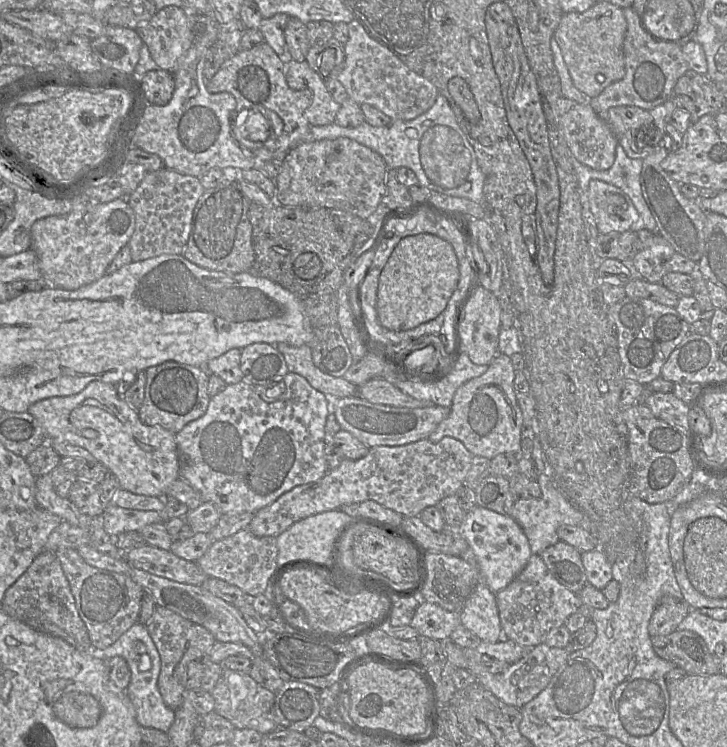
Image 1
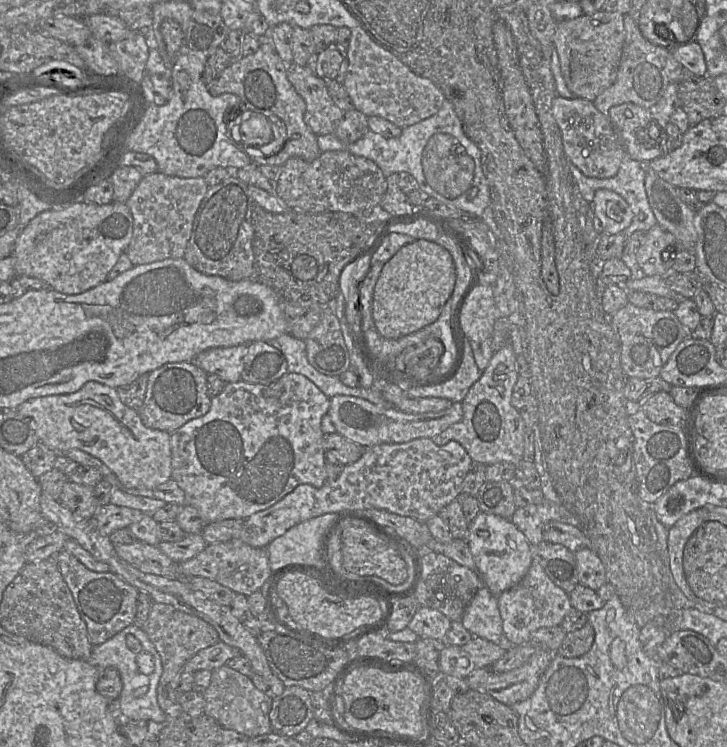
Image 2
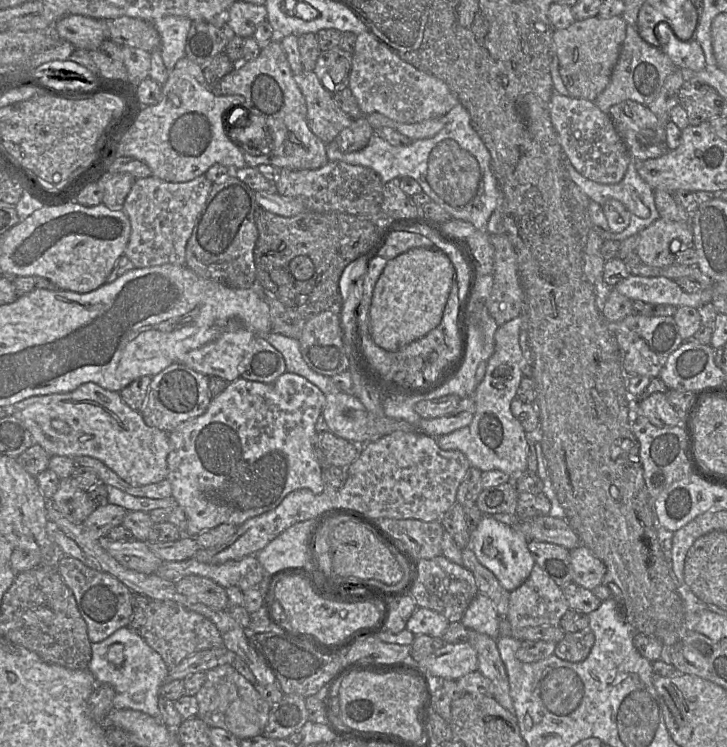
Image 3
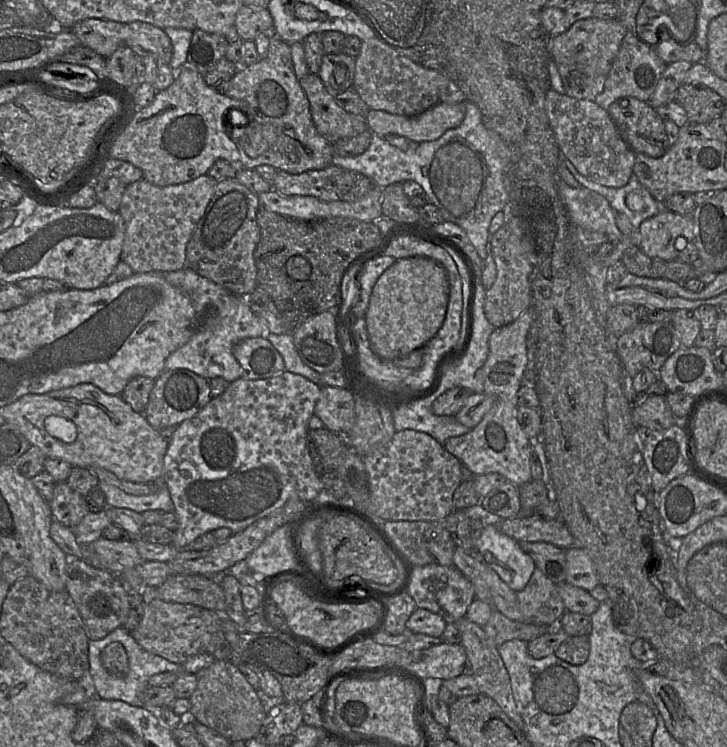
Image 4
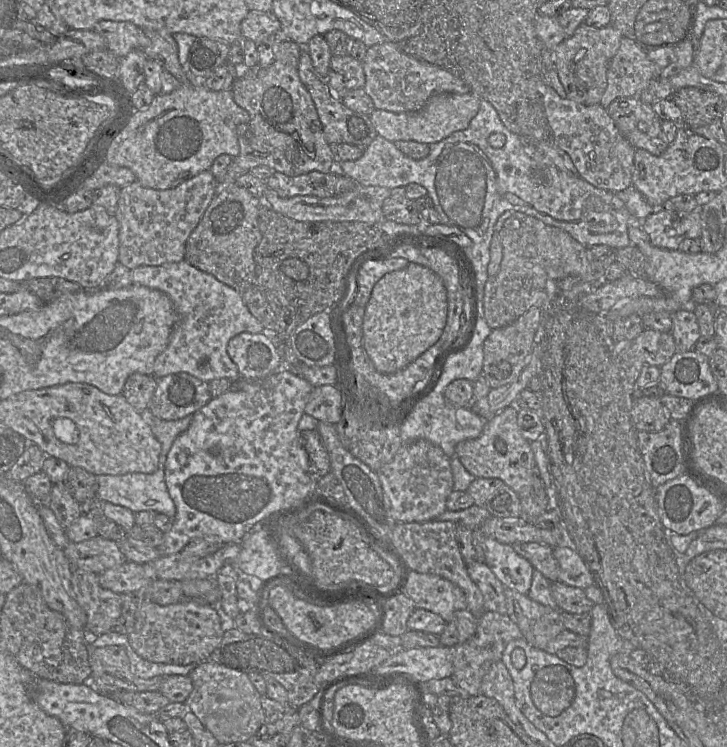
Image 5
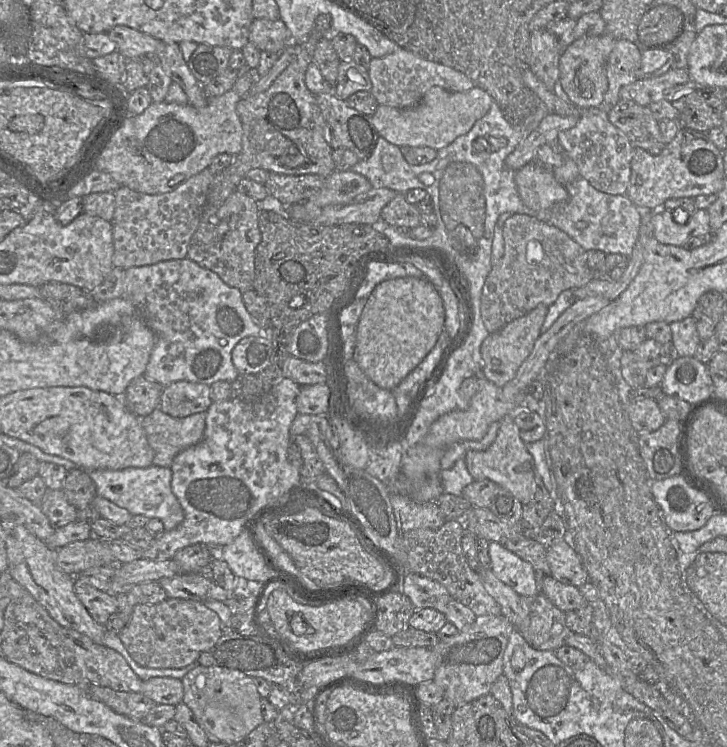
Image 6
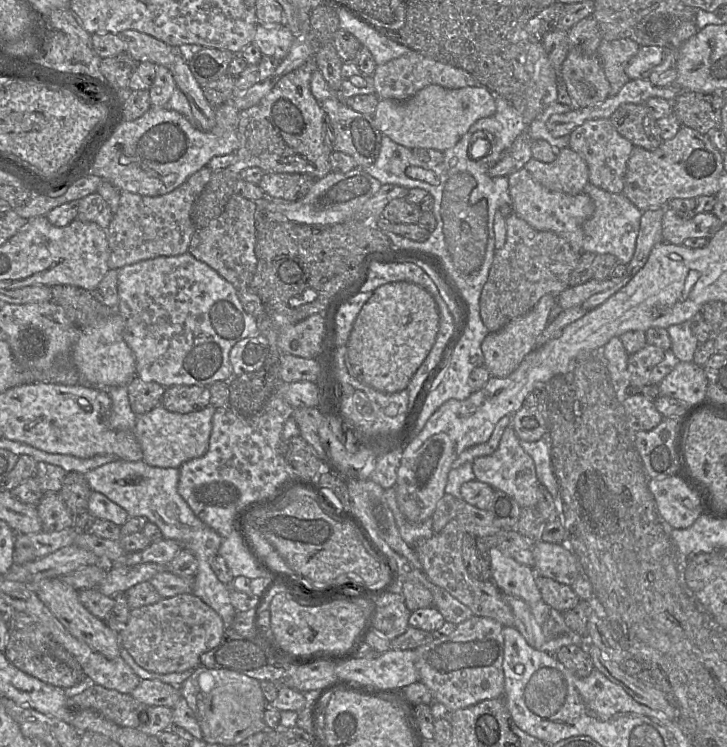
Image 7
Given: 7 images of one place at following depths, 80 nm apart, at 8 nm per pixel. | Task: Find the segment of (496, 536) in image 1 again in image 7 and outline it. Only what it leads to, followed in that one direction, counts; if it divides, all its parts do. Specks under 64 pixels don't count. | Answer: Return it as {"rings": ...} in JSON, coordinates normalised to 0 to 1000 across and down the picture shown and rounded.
{"rings":[[[681,732],[673,735],[673,743],[675,776],[689,794],[715,801],[725,809],[746,803],[732,759],[711,752]]]}

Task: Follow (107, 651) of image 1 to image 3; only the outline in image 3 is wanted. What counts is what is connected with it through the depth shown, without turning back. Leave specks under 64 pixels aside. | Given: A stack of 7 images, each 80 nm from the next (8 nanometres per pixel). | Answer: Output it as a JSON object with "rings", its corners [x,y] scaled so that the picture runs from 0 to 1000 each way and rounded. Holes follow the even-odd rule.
{"rings":[[[169,839],[139,859],[125,861],[125,884],[121,897],[129,905],[133,916],[144,914],[155,920],[158,925],[154,940],[155,949],[182,949],[215,963],[220,961],[219,922],[227,914],[234,897],[223,880],[198,858],[188,845]],[[158,861],[171,865],[171,886],[164,893],[147,882],[149,867]]]}

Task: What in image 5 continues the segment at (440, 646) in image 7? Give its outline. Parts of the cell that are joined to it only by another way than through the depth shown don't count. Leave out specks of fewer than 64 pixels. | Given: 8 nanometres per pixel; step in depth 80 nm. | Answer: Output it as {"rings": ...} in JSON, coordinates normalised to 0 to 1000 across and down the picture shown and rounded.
{"rings":[[[666,818],[656,825],[653,849],[642,858],[618,866],[619,882],[623,889],[623,901],[619,906],[635,925],[634,933],[648,933],[660,929],[664,906],[670,902],[678,888],[689,884],[696,863],[702,858],[718,853],[715,842],[697,822]]]}

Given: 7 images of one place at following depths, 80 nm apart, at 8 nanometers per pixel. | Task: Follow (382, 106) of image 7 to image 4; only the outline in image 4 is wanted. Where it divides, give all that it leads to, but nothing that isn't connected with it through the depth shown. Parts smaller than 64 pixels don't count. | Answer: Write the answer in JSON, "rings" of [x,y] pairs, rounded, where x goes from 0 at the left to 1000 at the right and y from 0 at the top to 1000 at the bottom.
{"rings":[[[604,138],[572,155],[508,147],[502,155],[506,173],[521,183],[545,179],[572,190],[596,189],[615,174],[630,170],[640,157],[637,139]]]}

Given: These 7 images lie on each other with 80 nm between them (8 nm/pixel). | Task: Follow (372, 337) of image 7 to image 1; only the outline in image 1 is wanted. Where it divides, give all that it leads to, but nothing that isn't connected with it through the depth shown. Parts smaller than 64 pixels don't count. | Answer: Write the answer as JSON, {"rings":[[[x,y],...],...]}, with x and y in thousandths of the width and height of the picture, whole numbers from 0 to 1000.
{"rings":[[[591,312],[556,317],[538,339],[523,365],[519,420],[532,440],[568,440],[607,420],[633,373],[631,352],[623,329]]]}

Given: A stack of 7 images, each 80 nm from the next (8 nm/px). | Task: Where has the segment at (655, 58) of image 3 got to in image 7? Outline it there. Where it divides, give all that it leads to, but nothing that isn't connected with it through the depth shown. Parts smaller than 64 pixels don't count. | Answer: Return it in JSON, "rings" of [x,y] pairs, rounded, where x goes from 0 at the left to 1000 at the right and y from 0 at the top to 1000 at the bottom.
{"rings":[[[865,51],[828,54],[821,74],[824,75],[831,98],[839,112],[838,129],[847,127],[867,104],[860,90],[867,79],[875,74],[879,60]]]}

